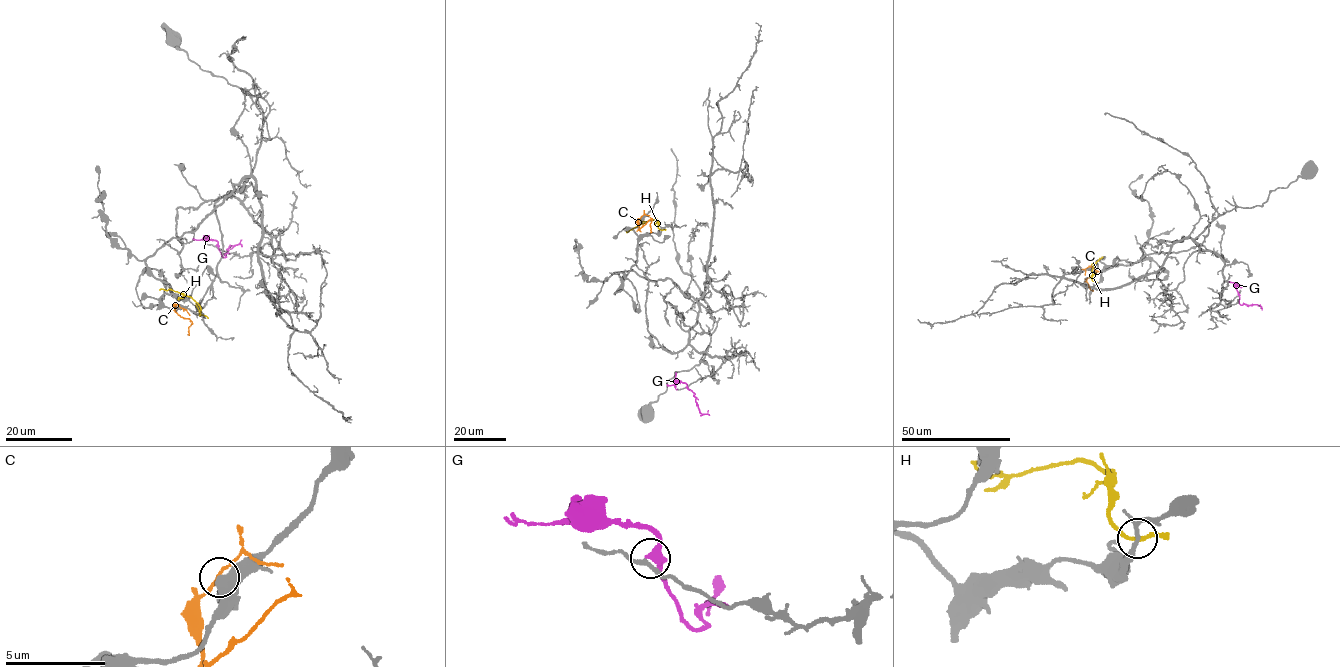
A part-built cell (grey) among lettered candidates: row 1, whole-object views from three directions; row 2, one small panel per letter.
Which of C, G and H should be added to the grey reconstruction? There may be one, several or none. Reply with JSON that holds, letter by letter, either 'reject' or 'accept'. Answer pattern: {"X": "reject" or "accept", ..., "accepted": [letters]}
{"C": "reject", "G": "accept", "H": "reject", "accepted": ["G"]}

